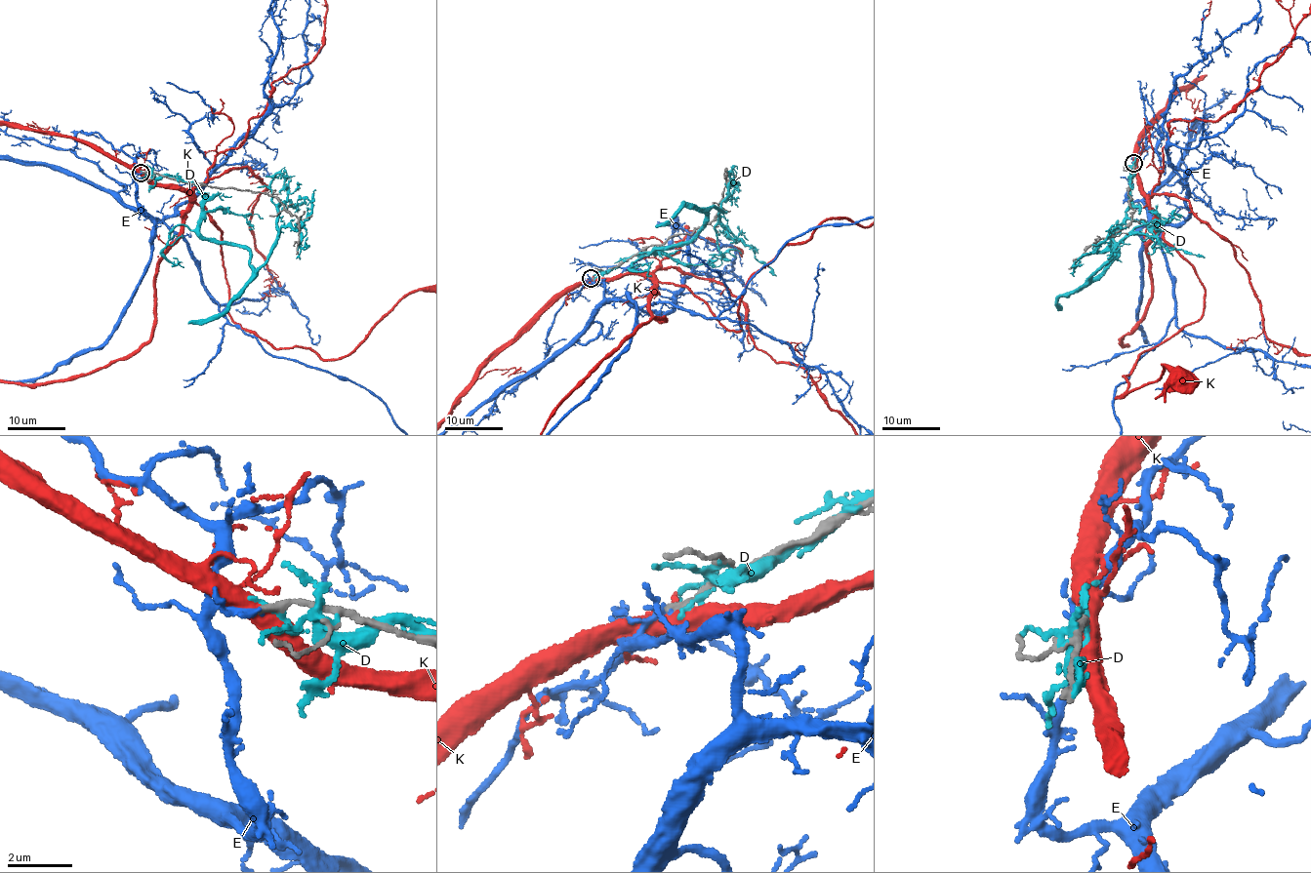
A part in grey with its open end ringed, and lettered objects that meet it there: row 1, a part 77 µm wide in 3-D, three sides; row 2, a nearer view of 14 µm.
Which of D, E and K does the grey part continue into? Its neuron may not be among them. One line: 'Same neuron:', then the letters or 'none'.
Same neuron: E

